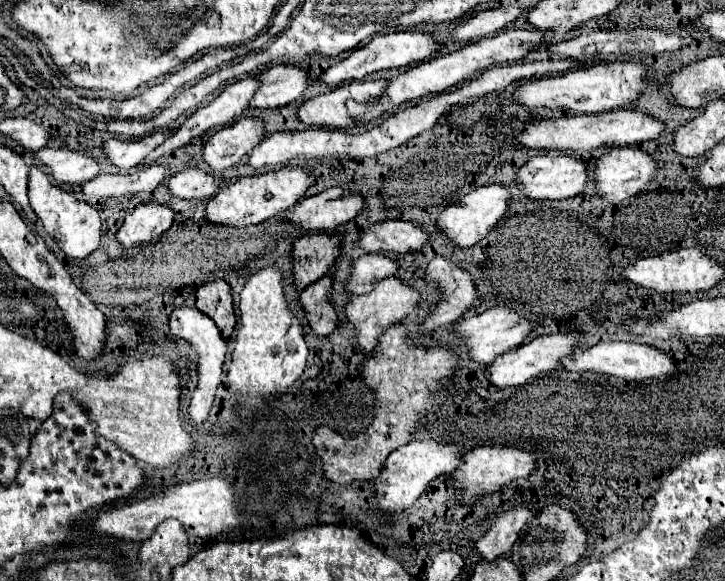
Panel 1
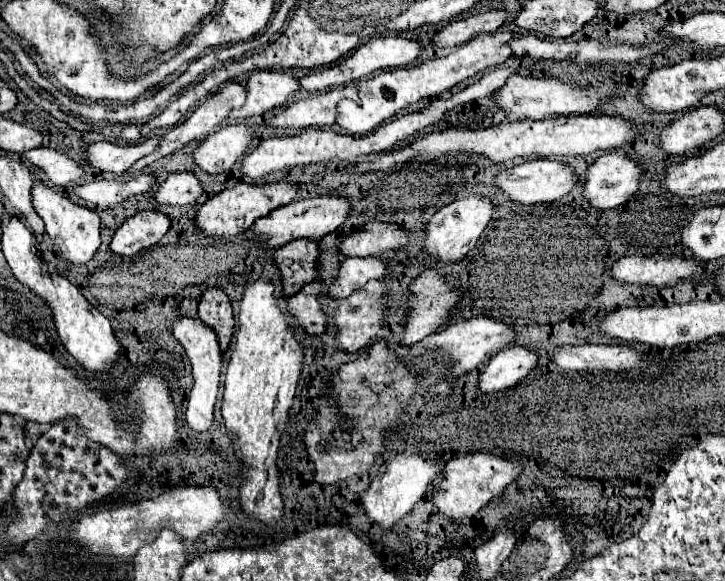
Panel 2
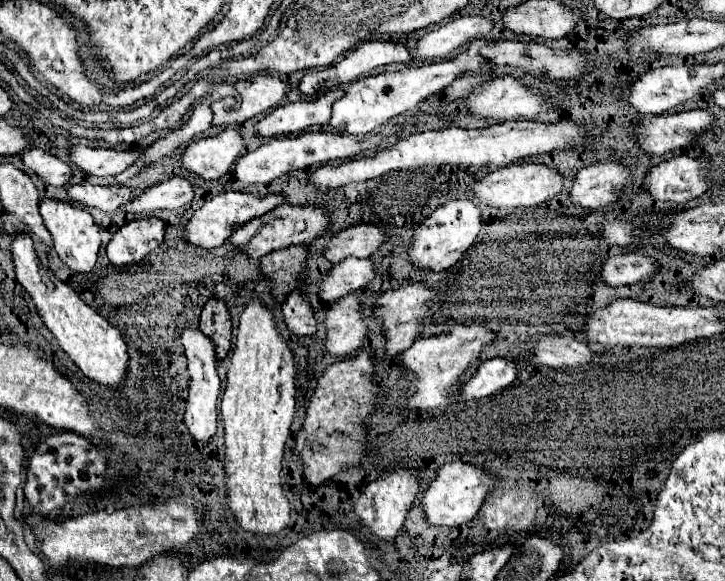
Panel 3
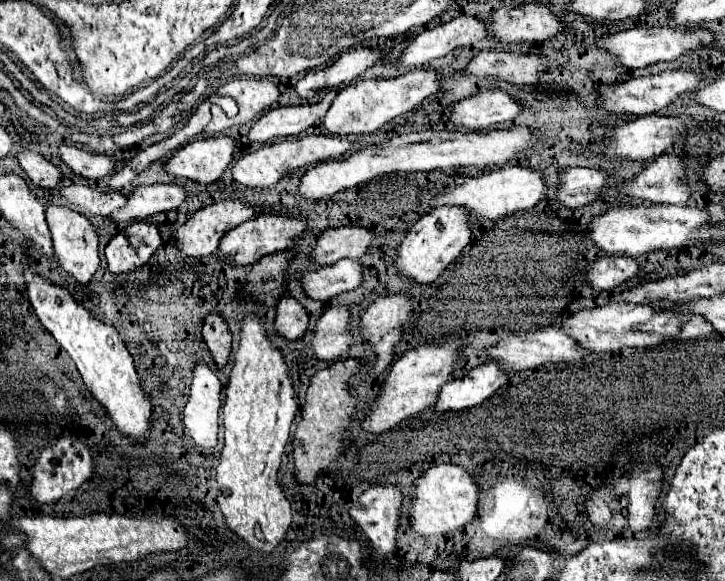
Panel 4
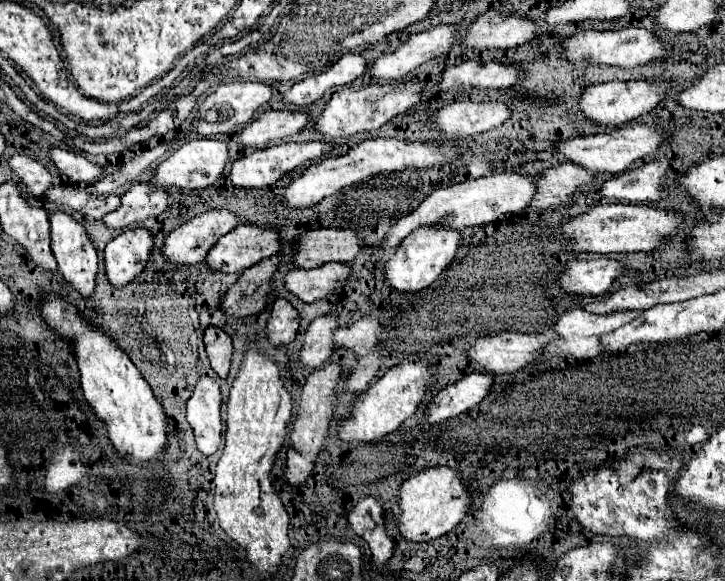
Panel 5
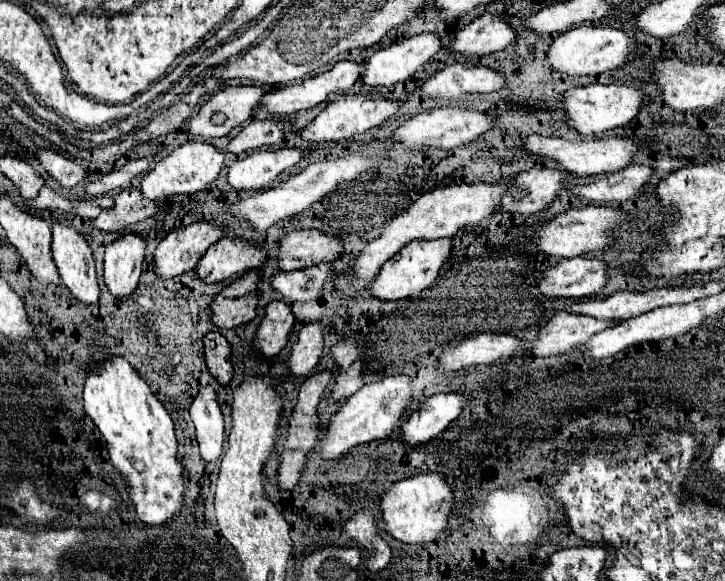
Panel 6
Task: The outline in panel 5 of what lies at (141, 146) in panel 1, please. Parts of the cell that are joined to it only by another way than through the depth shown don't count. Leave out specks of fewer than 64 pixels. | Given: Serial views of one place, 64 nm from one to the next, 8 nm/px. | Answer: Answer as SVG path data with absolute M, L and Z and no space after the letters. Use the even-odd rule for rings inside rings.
M52 148L48 152L48 158L58 168L60 176L66 180L66 184L90 184L98 180L102 174L102 166L96 166L94 162L88 162L82 154L62 148Z

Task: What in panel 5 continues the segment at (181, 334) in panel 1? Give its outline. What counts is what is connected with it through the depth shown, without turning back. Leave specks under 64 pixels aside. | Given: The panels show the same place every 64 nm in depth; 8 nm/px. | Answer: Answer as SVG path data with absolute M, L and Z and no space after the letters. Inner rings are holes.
M200 376L194 394L188 400L186 418L194 430L198 450L204 456L216 454L222 440L220 388L210 376Z

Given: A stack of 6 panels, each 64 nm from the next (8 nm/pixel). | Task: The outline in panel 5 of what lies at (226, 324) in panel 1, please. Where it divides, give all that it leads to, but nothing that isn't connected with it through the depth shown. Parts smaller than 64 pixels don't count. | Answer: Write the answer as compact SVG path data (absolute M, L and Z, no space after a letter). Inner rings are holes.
M210 326L204 332L204 344L206 344L208 360L210 360L210 366L214 368L214 372L220 378L228 378L230 358L232 358L232 338L224 330Z

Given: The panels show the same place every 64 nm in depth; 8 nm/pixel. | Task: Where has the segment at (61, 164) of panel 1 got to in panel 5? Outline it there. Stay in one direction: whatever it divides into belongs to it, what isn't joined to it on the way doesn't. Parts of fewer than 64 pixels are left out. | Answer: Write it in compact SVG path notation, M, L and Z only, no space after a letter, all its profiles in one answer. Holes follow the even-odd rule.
M14 154L8 158L8 166L20 178L20 182L26 186L28 194L34 198L40 198L44 194L44 190L52 186L52 176L38 160L32 160L24 154Z

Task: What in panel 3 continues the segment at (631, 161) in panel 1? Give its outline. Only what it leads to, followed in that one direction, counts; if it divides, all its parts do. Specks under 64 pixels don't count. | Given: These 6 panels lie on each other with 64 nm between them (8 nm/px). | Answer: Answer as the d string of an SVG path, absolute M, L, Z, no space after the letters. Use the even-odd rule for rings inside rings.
M606 160L580 168L574 174L574 184L568 190L568 198L576 206L604 208L618 200L618 190L630 184L630 172L626 166Z

